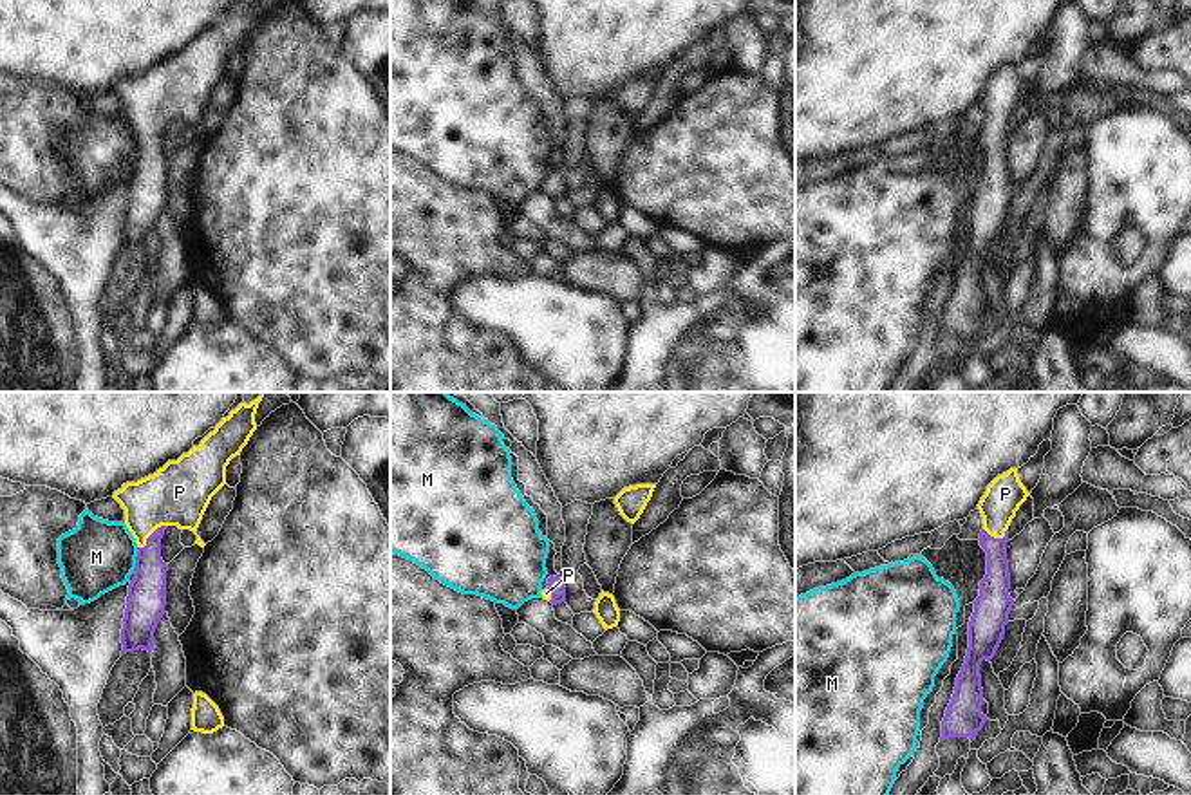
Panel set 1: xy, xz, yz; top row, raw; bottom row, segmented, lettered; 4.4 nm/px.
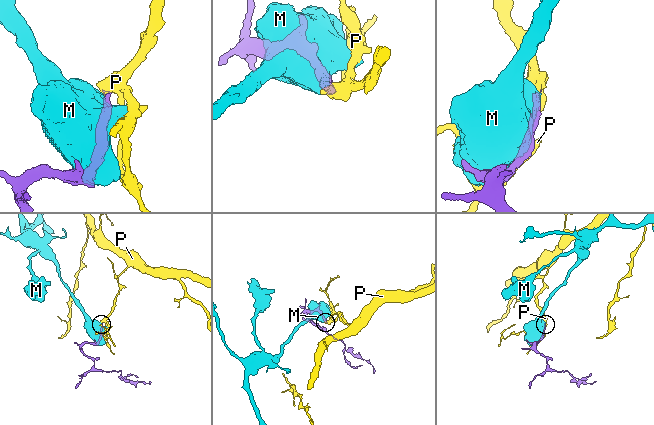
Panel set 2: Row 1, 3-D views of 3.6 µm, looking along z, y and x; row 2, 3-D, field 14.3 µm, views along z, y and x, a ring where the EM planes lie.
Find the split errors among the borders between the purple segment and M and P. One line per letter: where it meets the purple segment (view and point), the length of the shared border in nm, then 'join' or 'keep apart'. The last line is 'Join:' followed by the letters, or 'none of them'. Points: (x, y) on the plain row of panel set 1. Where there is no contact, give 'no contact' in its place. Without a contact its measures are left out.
M: meets purple in xy at (136, 154); contact 110 nm long; keep apart
P: meets purple in xy at (150, 130); contact 170 nm long; join
Join: P

